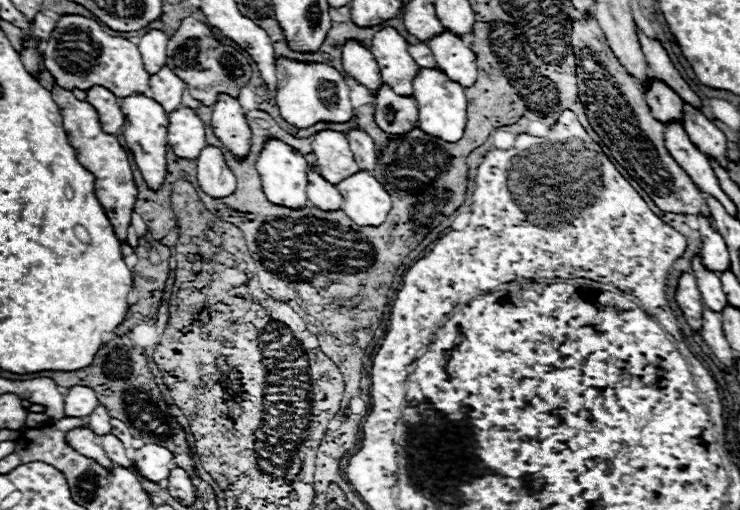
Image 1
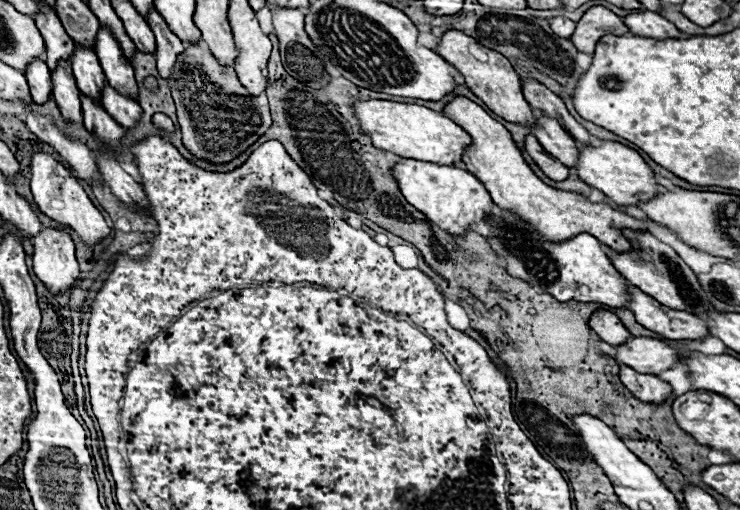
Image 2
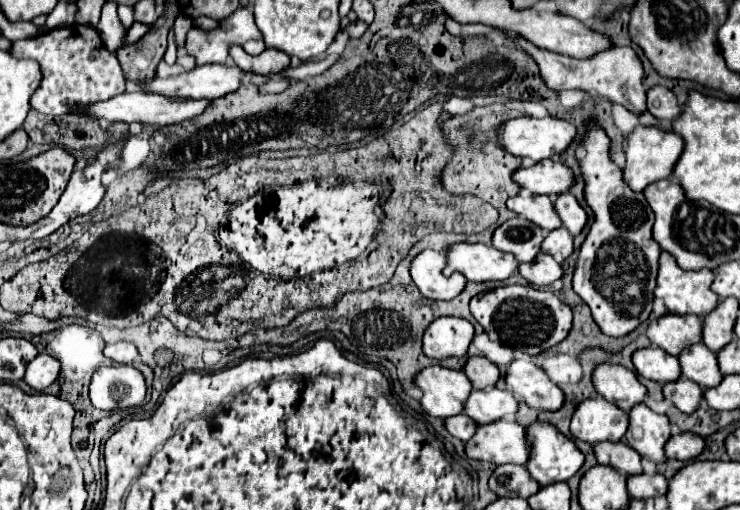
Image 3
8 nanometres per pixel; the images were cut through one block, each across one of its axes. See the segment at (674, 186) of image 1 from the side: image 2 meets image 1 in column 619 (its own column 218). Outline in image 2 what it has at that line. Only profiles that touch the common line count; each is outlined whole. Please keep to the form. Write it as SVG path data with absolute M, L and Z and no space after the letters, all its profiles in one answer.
M206 42L184 44L184 52L178 56L172 74L170 74L170 90L178 108L178 124L182 128L184 146L196 156L214 164L222 164L244 152L250 144L254 144L272 124L270 108L266 96L252 96L238 80L232 66L220 66Z

